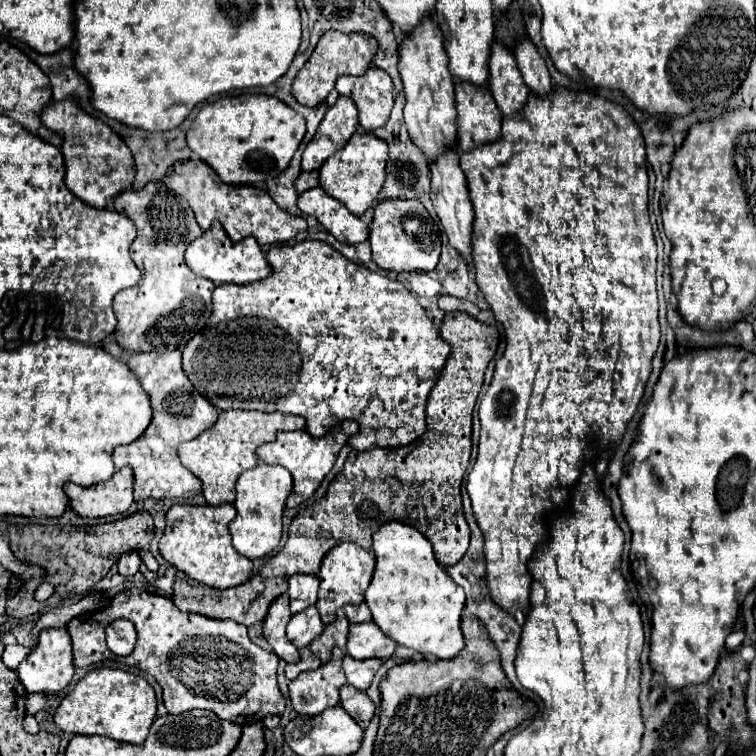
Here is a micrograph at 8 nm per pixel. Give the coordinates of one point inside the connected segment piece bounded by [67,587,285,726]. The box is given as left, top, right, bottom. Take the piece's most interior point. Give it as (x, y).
(230, 675)

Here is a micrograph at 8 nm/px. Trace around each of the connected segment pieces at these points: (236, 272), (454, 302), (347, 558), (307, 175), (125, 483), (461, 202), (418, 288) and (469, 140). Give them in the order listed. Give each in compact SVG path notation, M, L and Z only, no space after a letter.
M213 222L213 226L203 232L195 242L189 244L187 252L185 252L185 260L187 266L201 278L209 278L215 282L215 286L219 284L251 284L257 280L263 280L267 276L271 276L271 266L265 260L265 254L261 250L261 246L257 244L255 238L243 238L241 242L231 242L229 236L225 236L225 230L219 222Z
M449 294L439 296L439 308L443 312L455 312L455 310L461 310L461 306L463 306L463 302L455 296L449 296Z
M343 542L335 548L331 548L331 552L327 552L327 556L323 558L321 570L319 570L319 600L317 600L317 610L321 614L323 624L331 624L335 620L335 612L347 604L359 604L365 600L365 590L371 582L373 576L373 568L375 568L375 554L371 550L359 548L357 544L351 542Z
M301 172L301 176L295 182L295 188L299 194L315 186L319 186L319 172Z
M121 468L107 482L93 486L65 484L71 508L85 518L103 518L123 514L133 504L133 472Z
M445 152L439 156L431 166L431 200L433 208L439 216L441 228L449 238L449 244L463 256L463 260L473 266L471 258L471 234L473 234L473 204L469 200L469 190L465 182L465 174L459 168L459 154L457 152Z
M425 272L407 276L407 282L409 282L411 292L417 294L419 298L437 298L441 294L441 284Z
M455 84L457 94L457 126L459 150L467 152L491 140L499 140L501 112L485 88L471 88L471 84Z

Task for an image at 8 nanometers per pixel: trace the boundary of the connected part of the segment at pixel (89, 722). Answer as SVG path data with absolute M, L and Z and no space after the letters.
M97 668L85 674L75 688L61 700L53 722L71 734L99 734L117 742L143 744L155 720L155 692L149 682L119 668Z

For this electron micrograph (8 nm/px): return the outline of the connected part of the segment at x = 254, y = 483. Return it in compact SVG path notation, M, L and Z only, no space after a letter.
M259 462L255 468L243 472L237 480L237 500L233 502L237 508L235 520L229 524L229 532L233 538L233 548L245 558L263 558L271 550L277 548L281 540L281 514L285 508L285 500L293 488L291 472L279 464L263 464Z

